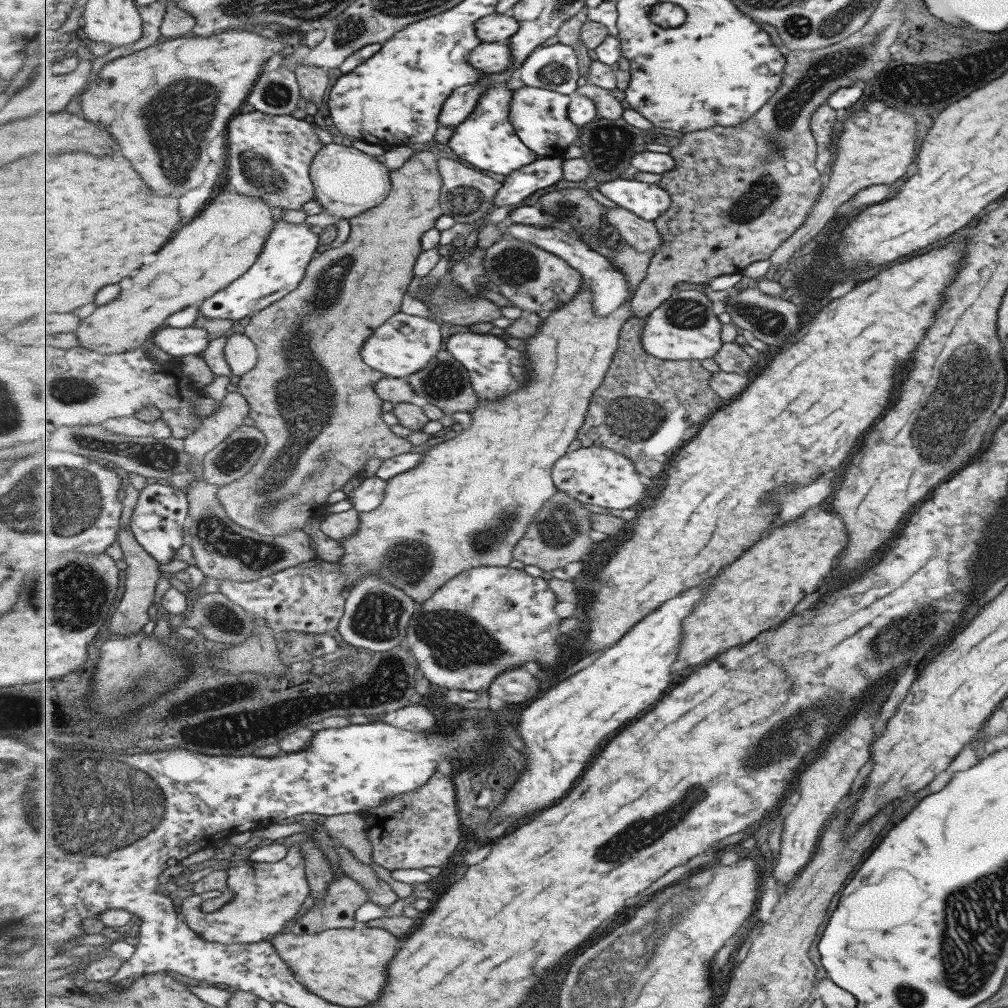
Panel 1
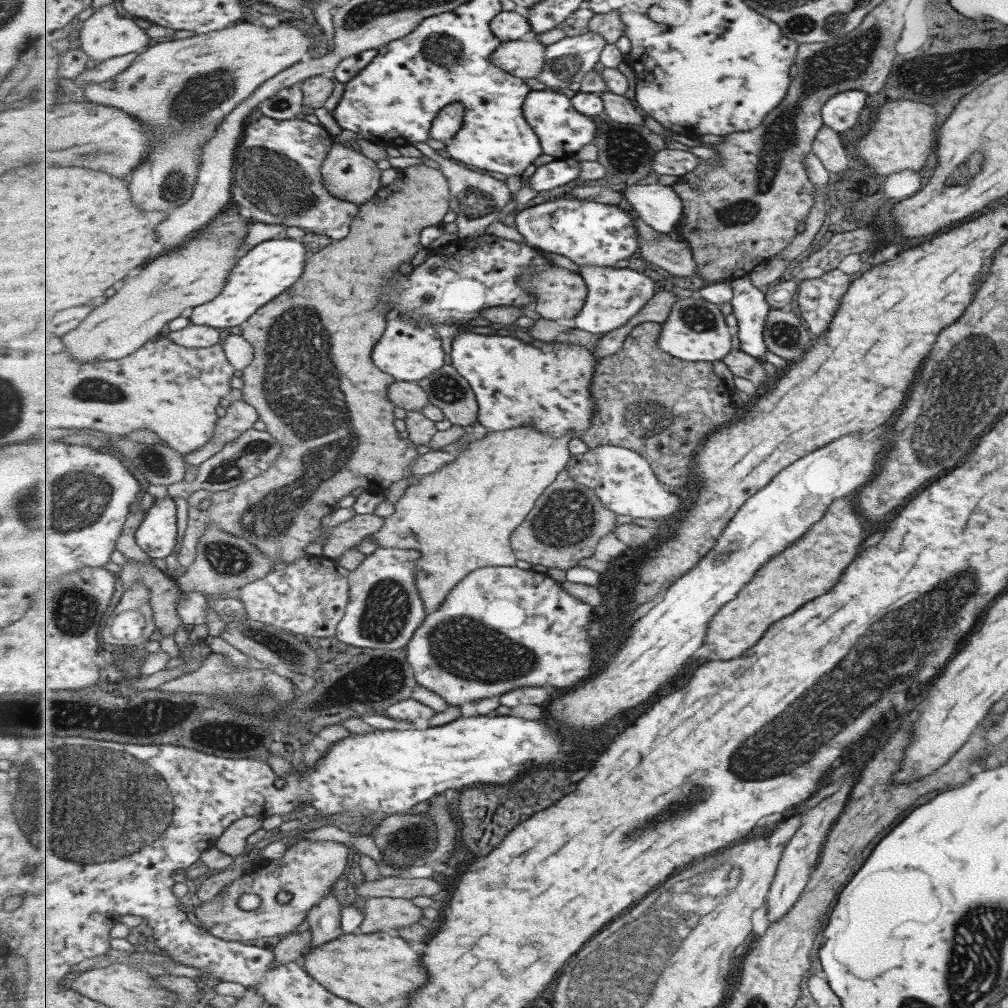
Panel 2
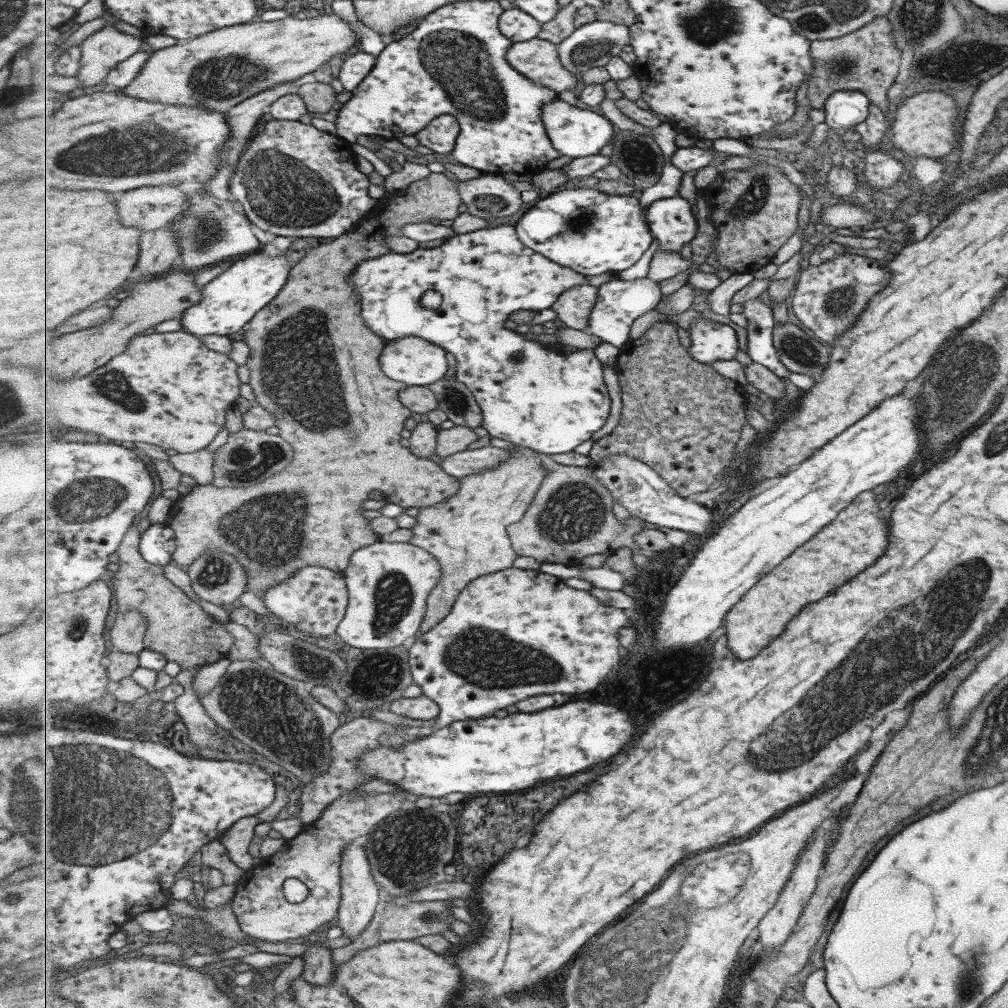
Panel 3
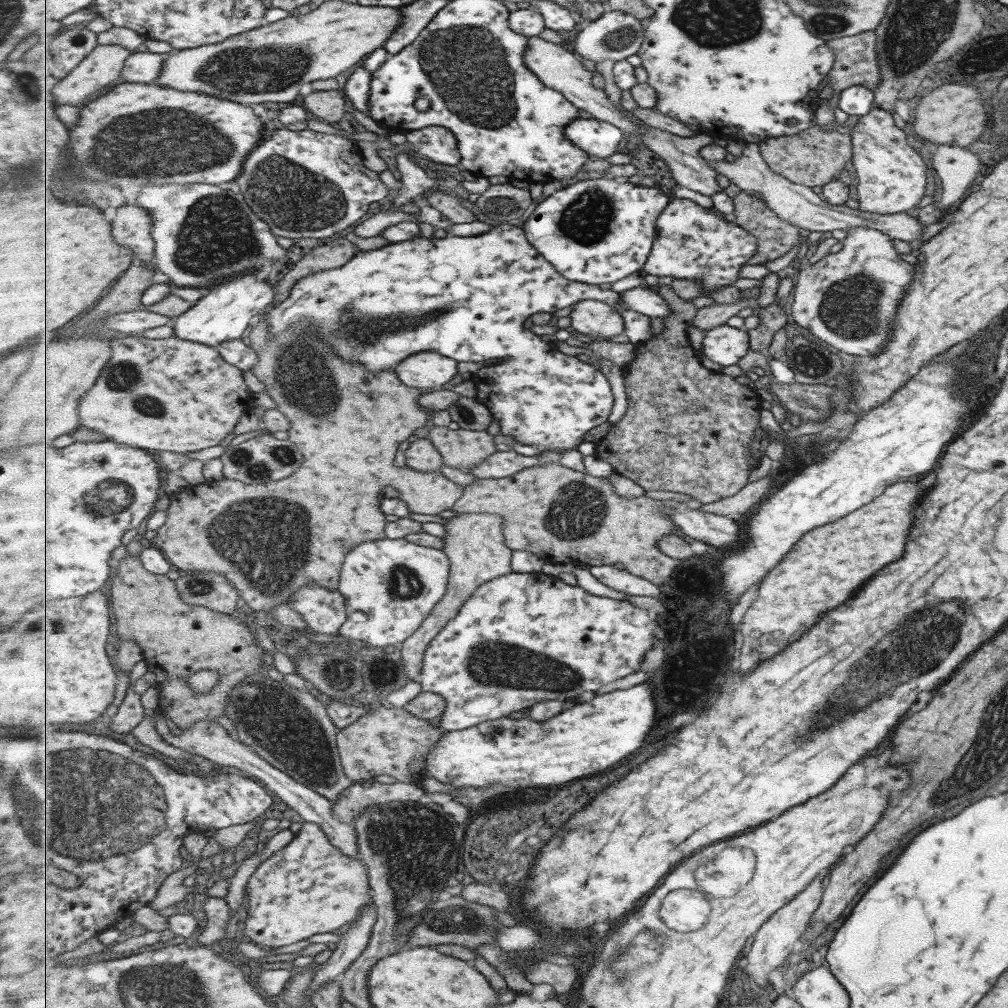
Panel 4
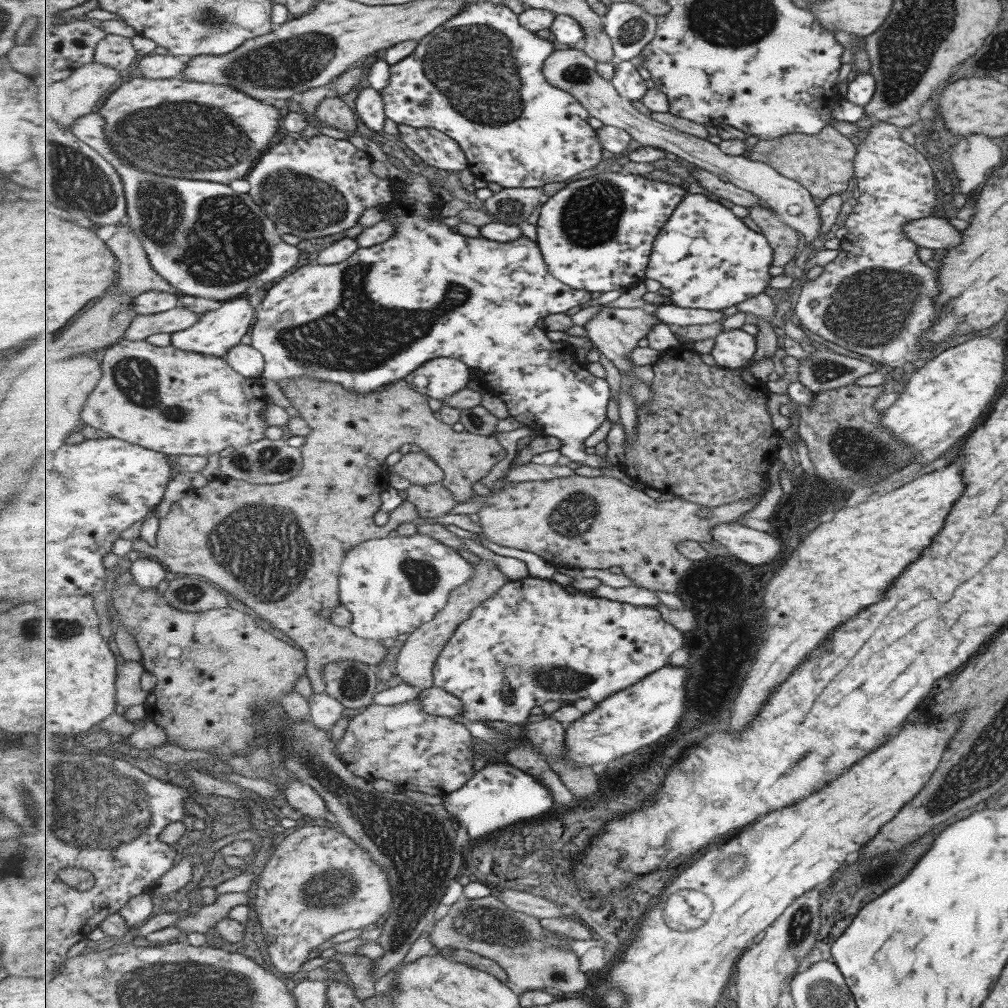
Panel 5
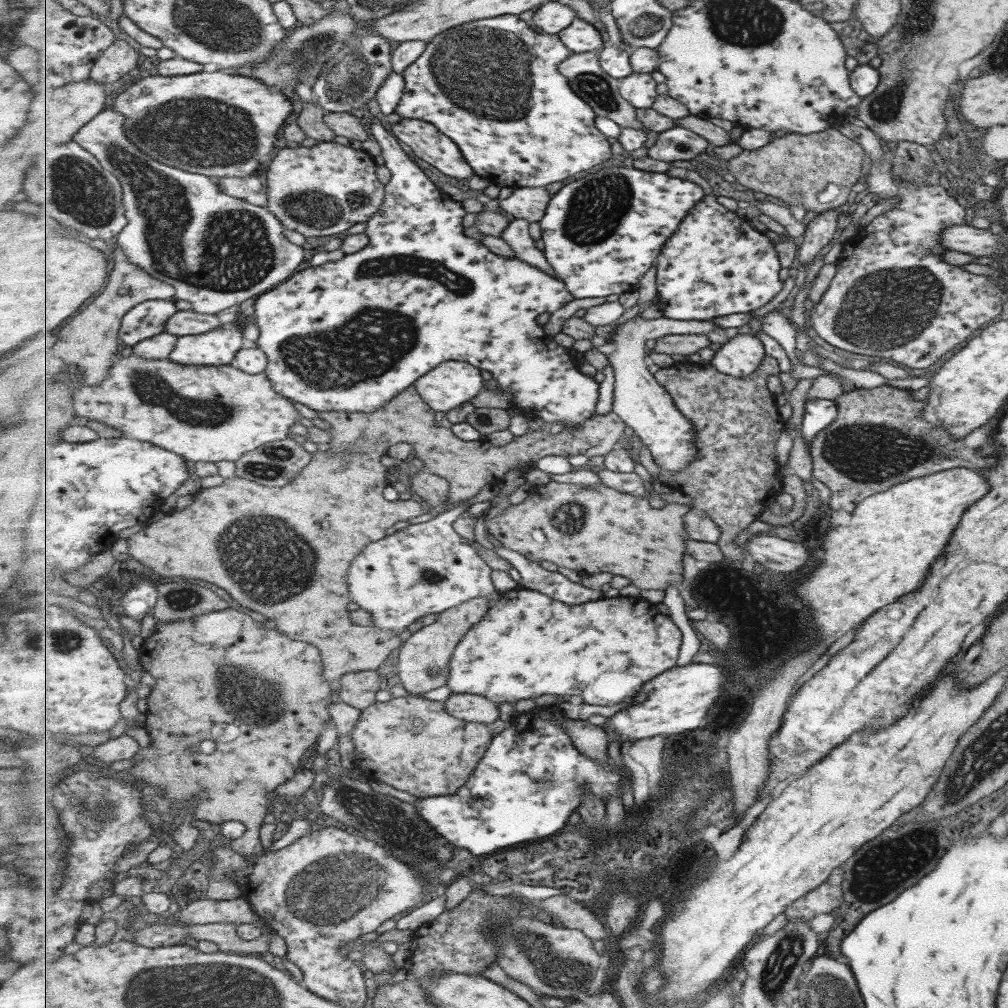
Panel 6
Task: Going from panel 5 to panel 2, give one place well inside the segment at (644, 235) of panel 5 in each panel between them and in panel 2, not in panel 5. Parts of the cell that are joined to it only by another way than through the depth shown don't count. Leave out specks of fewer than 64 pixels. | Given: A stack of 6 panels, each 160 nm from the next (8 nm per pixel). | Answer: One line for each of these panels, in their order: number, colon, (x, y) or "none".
2: (597, 234)
3: (593, 232)
4: (597, 231)

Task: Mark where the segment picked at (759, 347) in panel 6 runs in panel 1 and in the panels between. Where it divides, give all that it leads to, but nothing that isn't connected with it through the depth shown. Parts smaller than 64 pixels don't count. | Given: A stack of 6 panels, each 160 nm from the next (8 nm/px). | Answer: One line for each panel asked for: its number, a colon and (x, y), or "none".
1: (685, 327)
2: (695, 331)
3: (710, 341)
4: (725, 345)
5: (733, 349)

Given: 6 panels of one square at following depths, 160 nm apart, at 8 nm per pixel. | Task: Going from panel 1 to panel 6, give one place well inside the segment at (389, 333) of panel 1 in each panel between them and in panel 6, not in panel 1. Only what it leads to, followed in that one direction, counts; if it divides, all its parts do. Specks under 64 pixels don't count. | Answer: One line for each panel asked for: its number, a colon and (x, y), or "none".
2: (409, 351)
3: (415, 361)
4: (428, 369)
5: (440, 378)
6: (449, 385)

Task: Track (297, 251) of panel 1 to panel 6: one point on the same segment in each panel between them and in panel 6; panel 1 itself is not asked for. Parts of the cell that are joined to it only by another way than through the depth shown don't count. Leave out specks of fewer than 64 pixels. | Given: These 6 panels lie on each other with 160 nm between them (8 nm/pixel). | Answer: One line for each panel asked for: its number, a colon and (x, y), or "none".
2: (271, 268)
3: (231, 300)
4: (224, 314)
5: (217, 331)
6: (217, 347)

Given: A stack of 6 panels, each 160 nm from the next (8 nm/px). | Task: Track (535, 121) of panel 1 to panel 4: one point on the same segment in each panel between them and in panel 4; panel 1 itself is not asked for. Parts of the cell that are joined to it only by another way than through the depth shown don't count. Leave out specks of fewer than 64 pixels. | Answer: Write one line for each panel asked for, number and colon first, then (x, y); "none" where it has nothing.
2: (563, 130)
3: (576, 132)
4: (599, 138)

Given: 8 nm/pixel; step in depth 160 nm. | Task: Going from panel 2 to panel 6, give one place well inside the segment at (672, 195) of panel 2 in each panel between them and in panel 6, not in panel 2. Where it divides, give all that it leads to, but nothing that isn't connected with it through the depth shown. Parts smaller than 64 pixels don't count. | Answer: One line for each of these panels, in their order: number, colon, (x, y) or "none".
3: (672, 222)
4: (694, 243)
5: (709, 258)
6: (715, 265)

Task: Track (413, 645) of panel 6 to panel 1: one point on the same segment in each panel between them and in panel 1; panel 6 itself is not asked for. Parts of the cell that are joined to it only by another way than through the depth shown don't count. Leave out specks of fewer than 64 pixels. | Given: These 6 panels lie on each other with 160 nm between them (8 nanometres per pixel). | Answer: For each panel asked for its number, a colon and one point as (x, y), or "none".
1: (440, 519)
2: (461, 518)
3: (468, 533)
4: (476, 543)
5: (420, 651)

